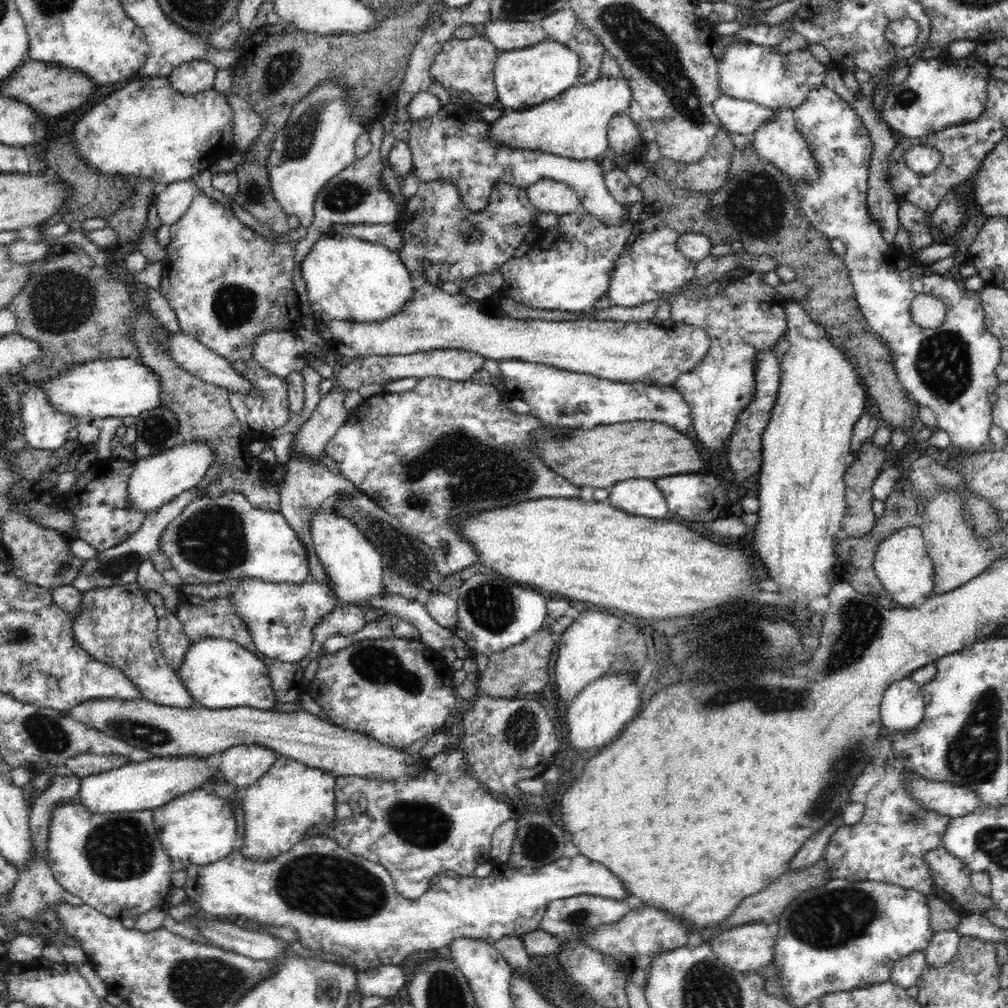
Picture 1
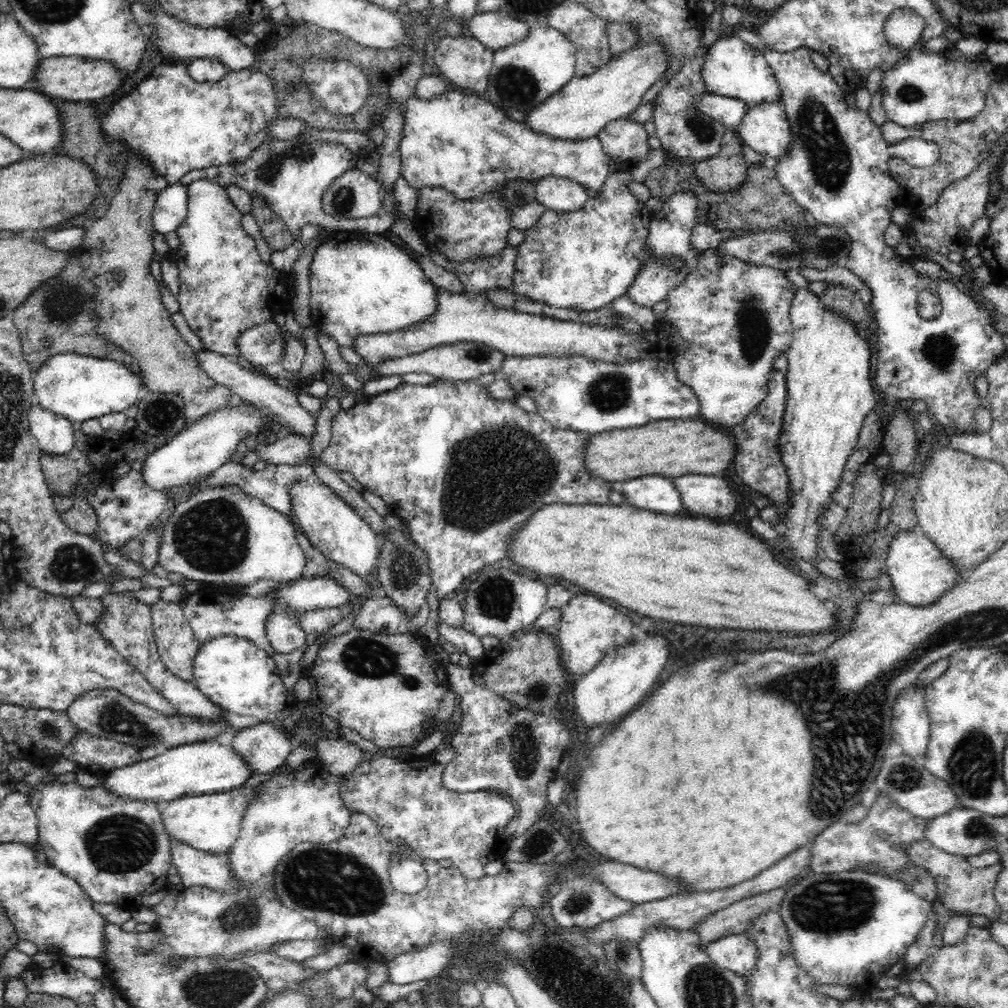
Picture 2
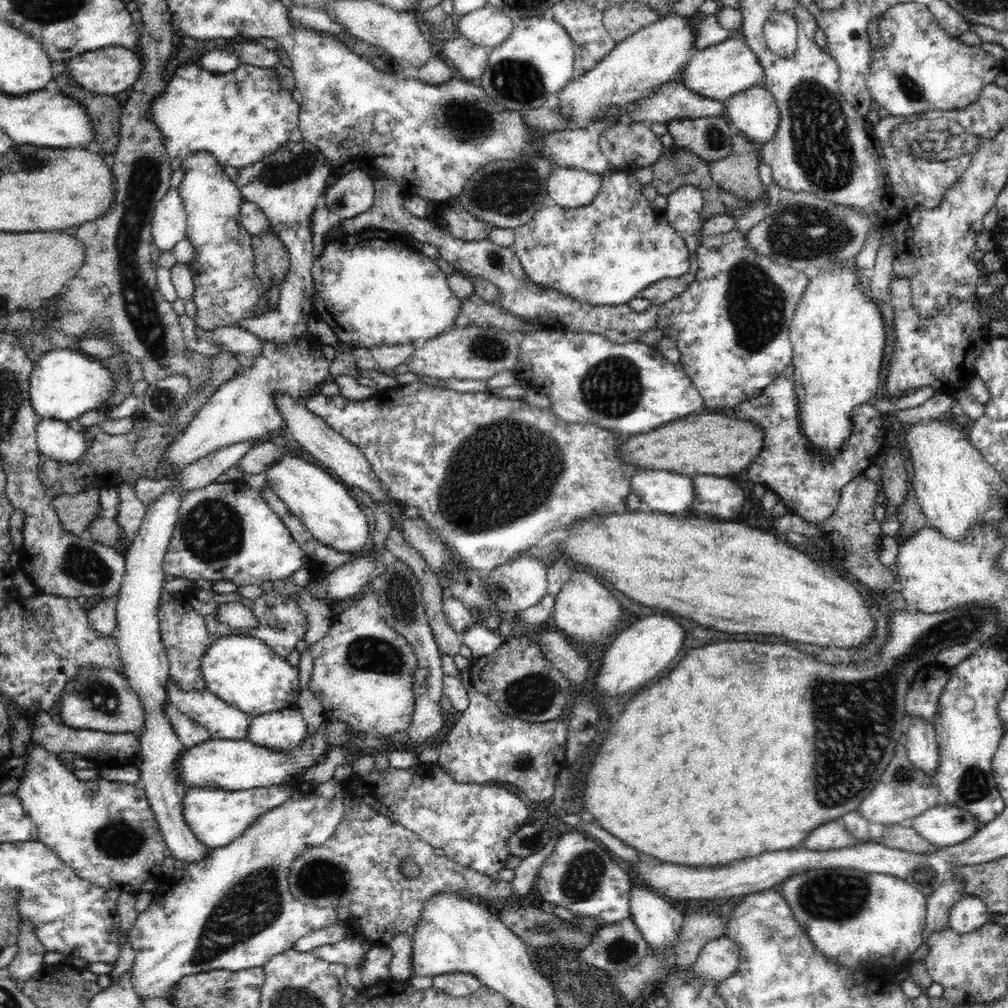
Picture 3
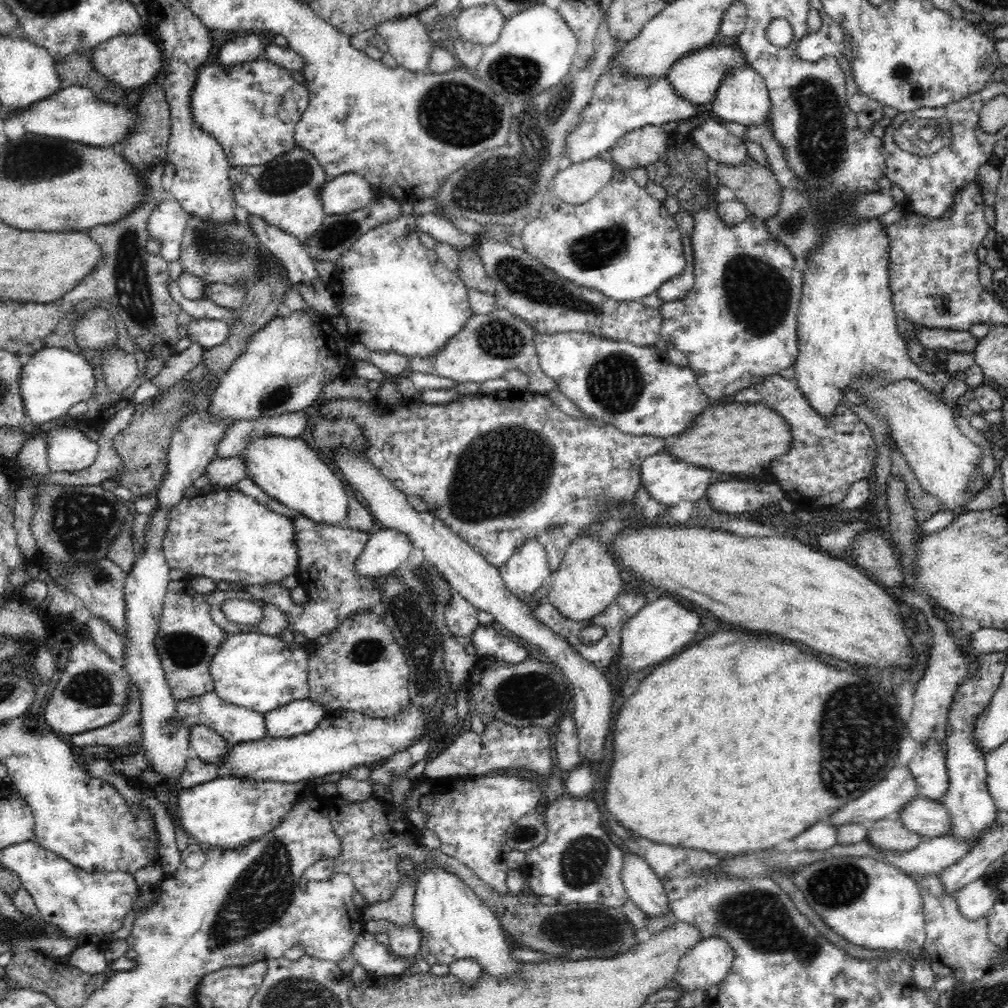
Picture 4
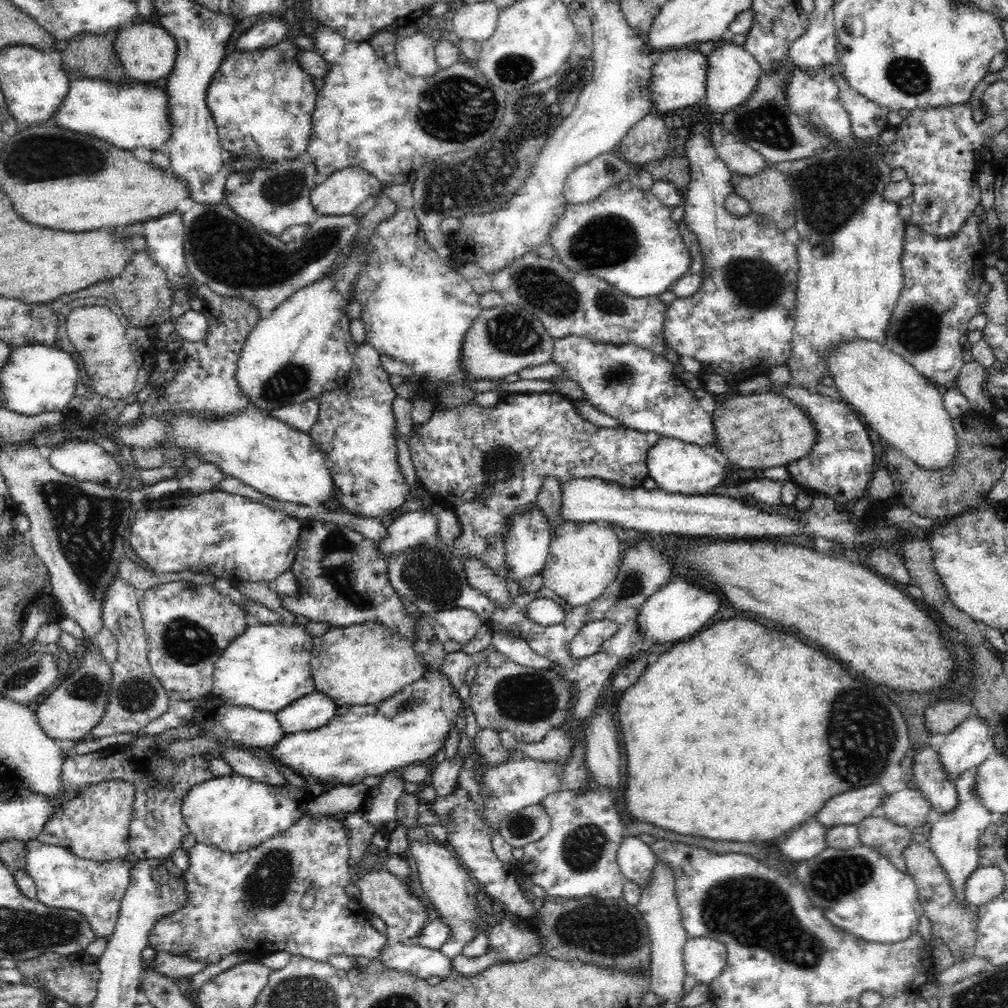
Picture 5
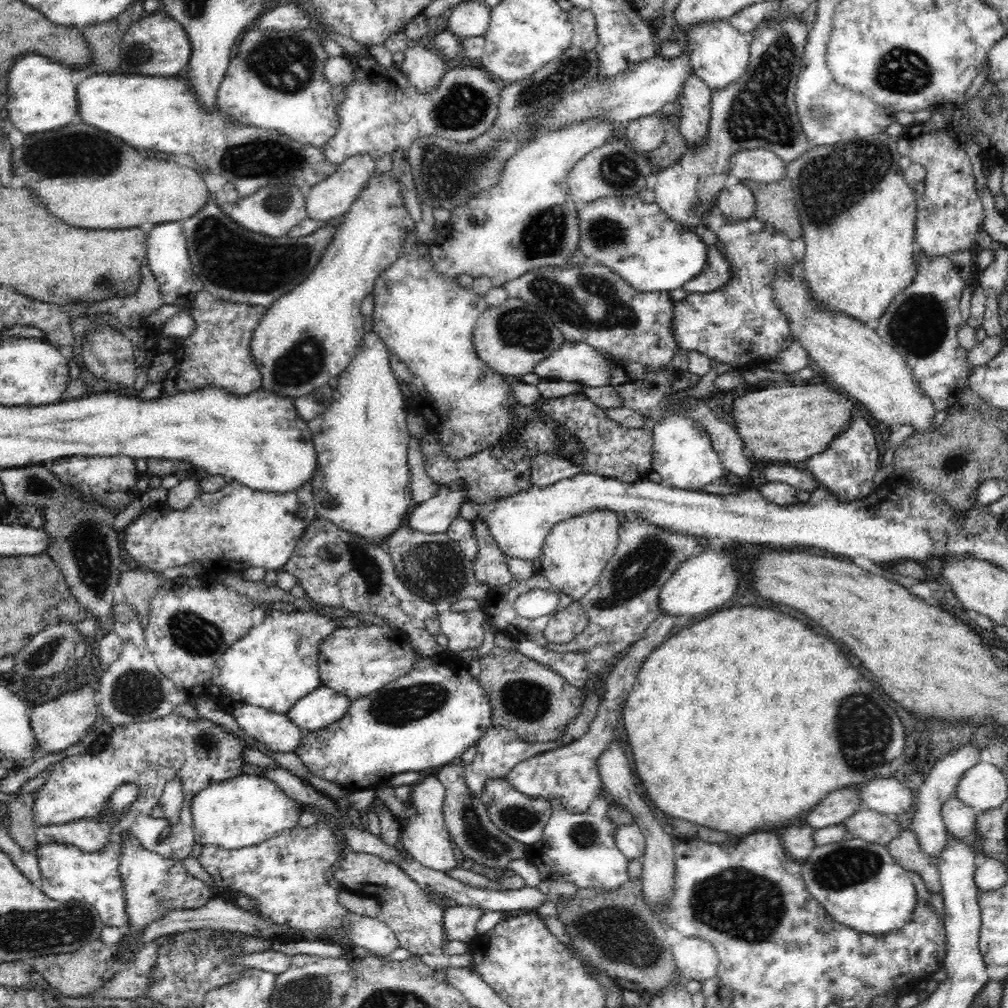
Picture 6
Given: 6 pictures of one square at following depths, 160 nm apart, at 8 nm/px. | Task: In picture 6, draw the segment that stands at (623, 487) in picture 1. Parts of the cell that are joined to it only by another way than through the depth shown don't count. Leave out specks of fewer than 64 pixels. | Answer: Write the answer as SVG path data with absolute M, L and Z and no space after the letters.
M684 402L680 412L676 410L650 425L653 434L651 468L670 487L700 491L706 484L719 482L724 465L719 454L716 454L710 431L689 415L690 408L691 404Z

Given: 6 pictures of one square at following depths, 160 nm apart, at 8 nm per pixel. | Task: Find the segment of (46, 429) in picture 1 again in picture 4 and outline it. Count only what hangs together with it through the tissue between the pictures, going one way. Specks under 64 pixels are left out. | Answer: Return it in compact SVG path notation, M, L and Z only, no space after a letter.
M64 427L46 432L46 448L50 470L78 472L93 464L98 444L78 428Z

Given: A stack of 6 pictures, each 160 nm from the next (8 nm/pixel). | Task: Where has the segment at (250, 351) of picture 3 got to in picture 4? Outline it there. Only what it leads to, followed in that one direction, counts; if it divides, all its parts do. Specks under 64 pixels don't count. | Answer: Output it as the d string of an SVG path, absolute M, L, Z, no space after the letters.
M193 318L193 321L189 322L187 337L194 345L200 345L204 350L210 349L219 345L224 344L228 341L229 335L231 334L231 325L223 320L212 319L212 318Z

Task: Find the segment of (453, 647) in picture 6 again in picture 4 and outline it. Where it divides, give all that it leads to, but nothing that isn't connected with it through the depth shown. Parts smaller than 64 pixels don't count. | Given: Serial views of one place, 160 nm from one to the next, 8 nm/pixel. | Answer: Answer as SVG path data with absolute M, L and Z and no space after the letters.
M454 592L451 601L445 606L444 616L450 632L456 636L472 636L480 626L478 609L474 608L460 594Z

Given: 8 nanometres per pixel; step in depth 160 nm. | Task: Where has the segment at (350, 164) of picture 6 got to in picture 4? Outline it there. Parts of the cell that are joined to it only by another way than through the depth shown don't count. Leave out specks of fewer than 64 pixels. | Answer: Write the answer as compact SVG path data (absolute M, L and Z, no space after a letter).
M350 172L328 179L321 187L320 202L326 214L350 214L368 206L376 193L367 179Z

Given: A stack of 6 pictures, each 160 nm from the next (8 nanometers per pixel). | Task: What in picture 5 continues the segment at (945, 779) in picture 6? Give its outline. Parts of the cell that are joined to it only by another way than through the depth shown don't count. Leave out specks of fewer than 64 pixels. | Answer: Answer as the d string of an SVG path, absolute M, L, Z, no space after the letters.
M973 713L945 736L939 756L949 780L955 783L963 772L991 758L994 744L988 725Z

